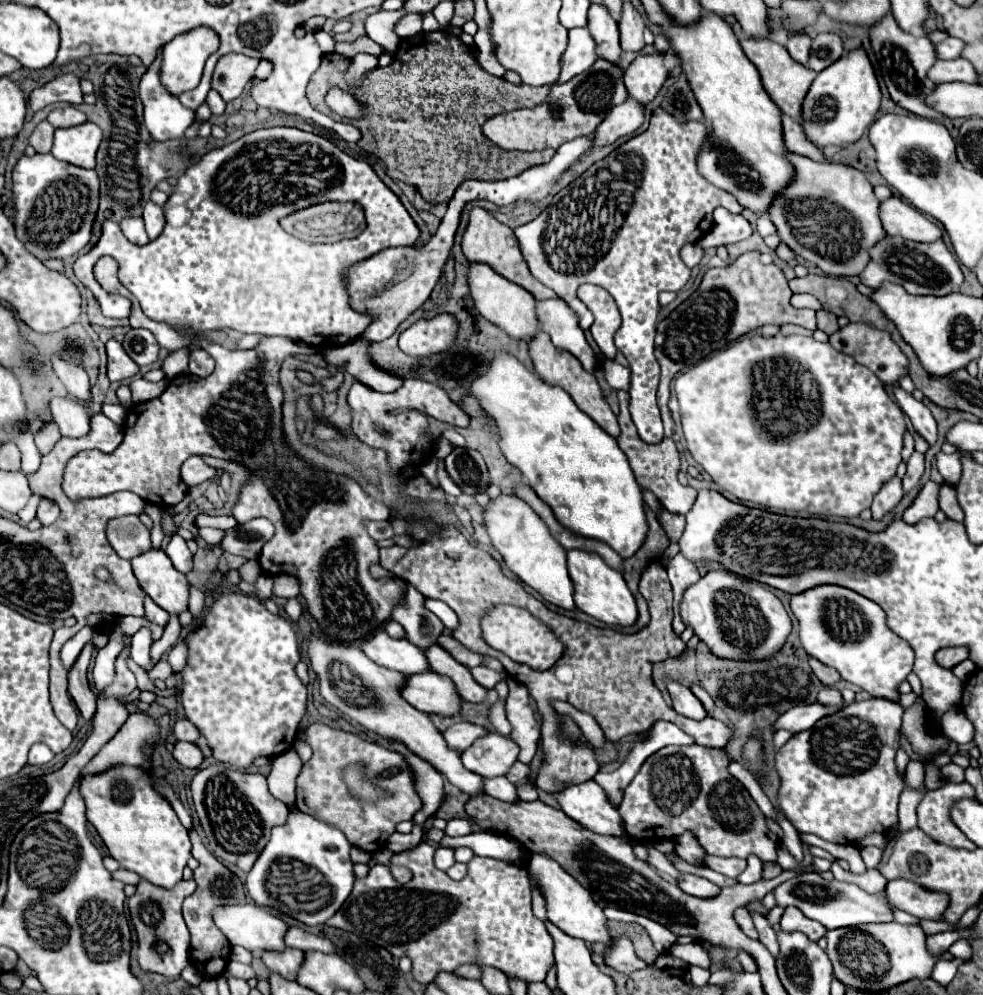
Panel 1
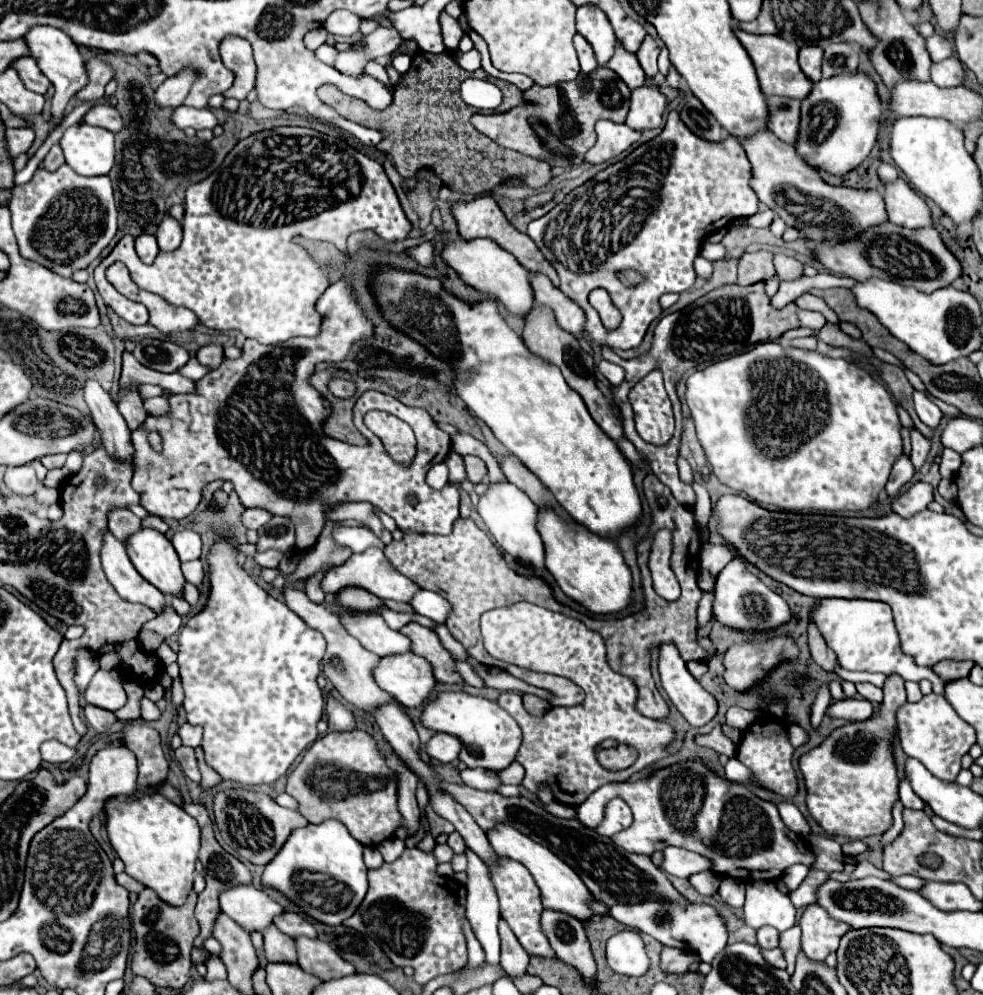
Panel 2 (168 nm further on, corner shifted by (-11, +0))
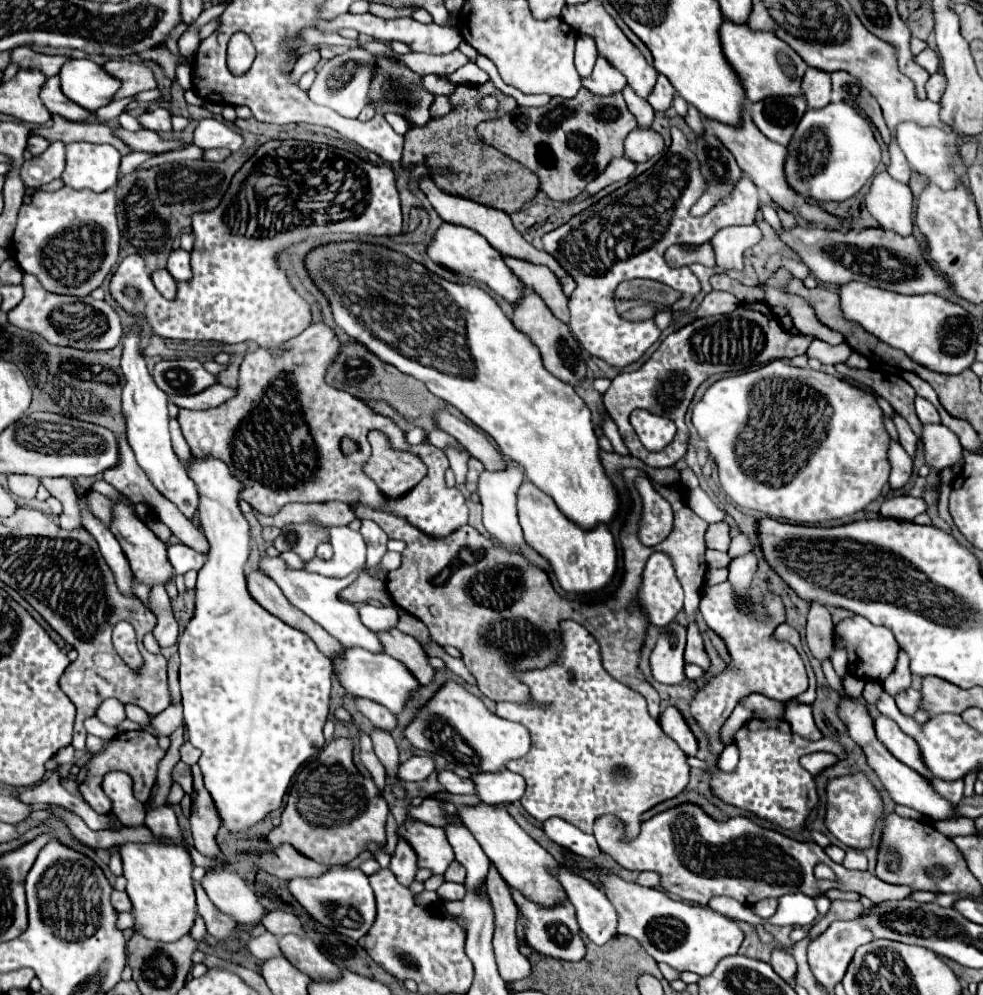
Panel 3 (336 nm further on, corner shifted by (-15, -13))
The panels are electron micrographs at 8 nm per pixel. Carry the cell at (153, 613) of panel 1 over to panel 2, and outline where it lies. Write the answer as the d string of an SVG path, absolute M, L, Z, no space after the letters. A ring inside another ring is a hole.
M110 532L106 534L104 548L102 548L102 568L108 578L108 582L116 588L116 592L128 600L138 602L148 608L152 608L156 614L162 614L168 606L164 594L158 592L152 584L148 584L132 566L126 546L120 544Z

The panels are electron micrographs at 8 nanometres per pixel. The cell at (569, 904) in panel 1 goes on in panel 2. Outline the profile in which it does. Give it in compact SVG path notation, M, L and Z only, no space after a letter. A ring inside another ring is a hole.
M498 824L496 830L488 832L488 840L498 854L512 856L514 860L520 860L530 870L530 874L534 876L534 880L542 892L542 904L546 910L564 912L568 916L574 916L580 922L588 922L592 918L592 894L590 894L590 890L580 880L580 876L566 862L562 862L554 852L550 852L542 844L536 844L528 836L516 832L514 828L508 828L504 824Z

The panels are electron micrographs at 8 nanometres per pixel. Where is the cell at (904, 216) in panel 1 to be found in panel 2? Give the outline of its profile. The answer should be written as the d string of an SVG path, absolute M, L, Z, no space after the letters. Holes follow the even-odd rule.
M904 178L884 184L884 202L888 220L904 228L932 228L932 214L924 198L920 198Z

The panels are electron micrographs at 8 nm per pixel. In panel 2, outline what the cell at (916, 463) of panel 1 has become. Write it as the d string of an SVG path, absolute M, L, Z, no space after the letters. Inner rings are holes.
M912 430L910 436L912 436L912 456L910 456L910 460L912 460L914 468L920 470L922 464L926 462L928 452L930 452L930 440L926 440L918 430Z

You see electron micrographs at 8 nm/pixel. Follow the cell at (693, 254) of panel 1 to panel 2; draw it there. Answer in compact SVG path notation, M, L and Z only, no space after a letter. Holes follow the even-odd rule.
M698 256L694 260L694 268L696 268L696 274L702 276L702 278L710 278L710 274L712 274L712 262L702 258L702 256Z

